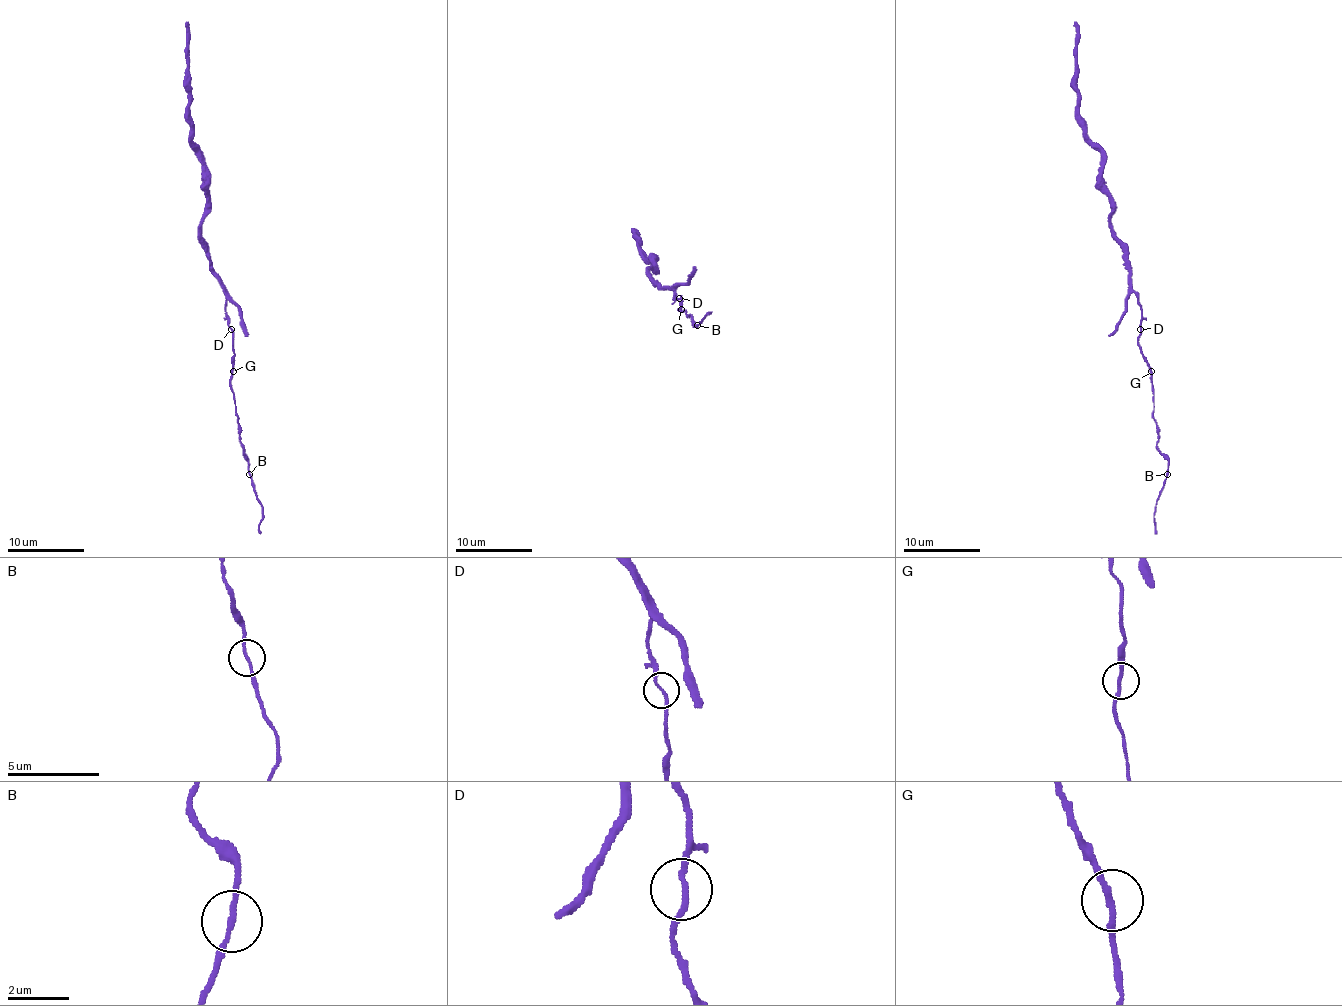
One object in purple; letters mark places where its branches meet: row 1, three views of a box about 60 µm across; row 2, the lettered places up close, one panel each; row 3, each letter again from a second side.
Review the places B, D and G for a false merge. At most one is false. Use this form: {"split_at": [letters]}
{"split_at": []}

